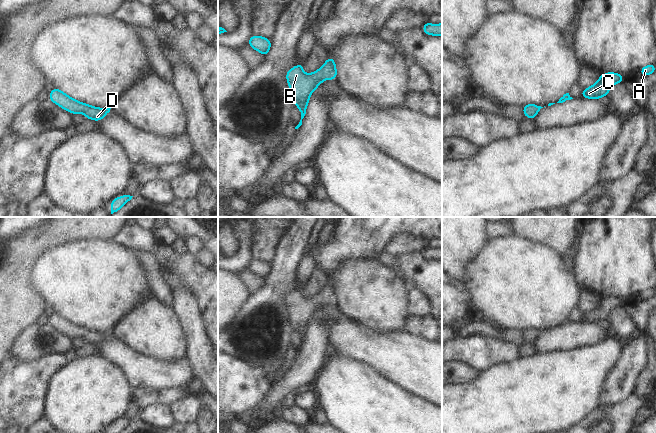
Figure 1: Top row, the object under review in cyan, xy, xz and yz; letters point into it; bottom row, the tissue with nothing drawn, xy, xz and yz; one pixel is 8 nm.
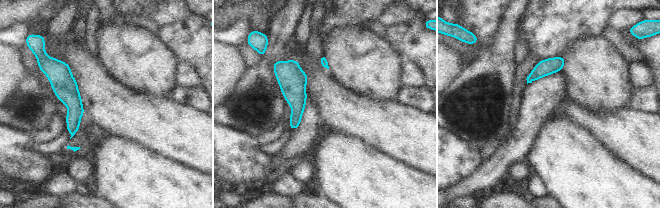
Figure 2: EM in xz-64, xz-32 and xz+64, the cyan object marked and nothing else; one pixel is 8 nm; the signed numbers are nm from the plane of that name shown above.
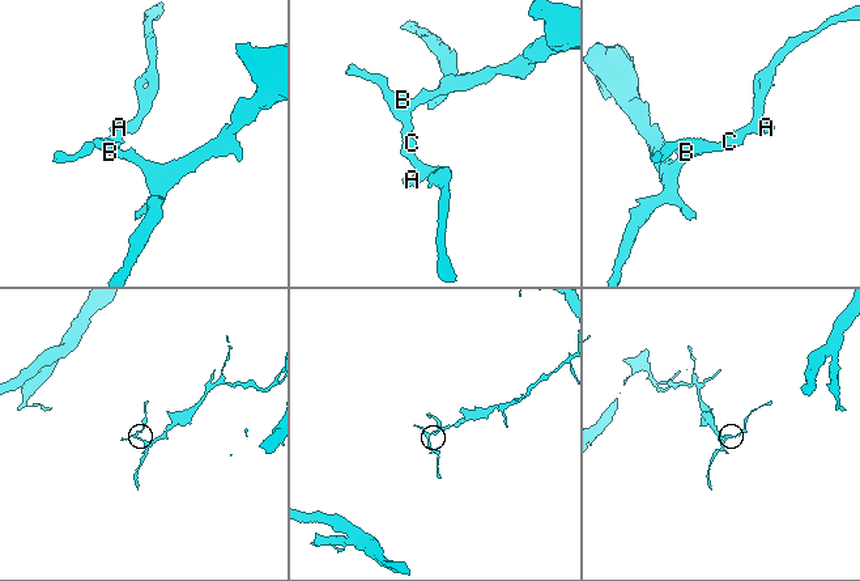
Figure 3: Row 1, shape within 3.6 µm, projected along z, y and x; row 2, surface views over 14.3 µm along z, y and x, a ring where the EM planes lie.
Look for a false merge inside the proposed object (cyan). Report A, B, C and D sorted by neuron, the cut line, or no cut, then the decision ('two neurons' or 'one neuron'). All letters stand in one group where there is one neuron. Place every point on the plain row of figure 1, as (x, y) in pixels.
A B C D | no cut | one neuron

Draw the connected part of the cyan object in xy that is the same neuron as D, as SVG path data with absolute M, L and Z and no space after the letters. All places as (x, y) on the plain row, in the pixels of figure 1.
M54 312L49 317L49 324L54 326L62 333L72 337L73 339L76 337L83 337L86 342L94 345L102 344L110 336L111 333L102 333L99 331L93 331L87 327L81 327L76 323L71 322L58 312Z

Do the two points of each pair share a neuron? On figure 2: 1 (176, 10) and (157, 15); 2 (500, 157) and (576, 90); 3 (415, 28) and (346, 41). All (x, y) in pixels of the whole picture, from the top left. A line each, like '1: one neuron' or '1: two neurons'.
1: one neuron
2: two neurons
3: two neurons

